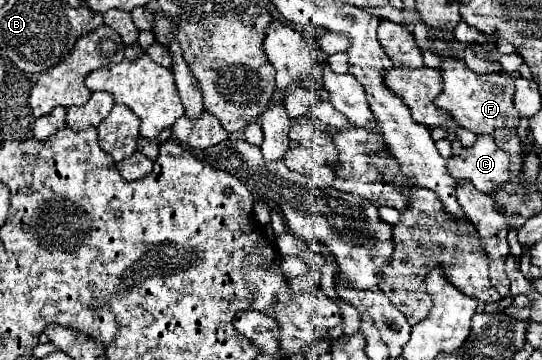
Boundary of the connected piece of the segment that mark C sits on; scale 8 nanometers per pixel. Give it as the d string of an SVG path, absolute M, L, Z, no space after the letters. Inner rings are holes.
M478 135L474 145L464 147L460 155L450 157L448 173L456 181L472 181L482 193L492 193L510 177L510 159L490 135Z

